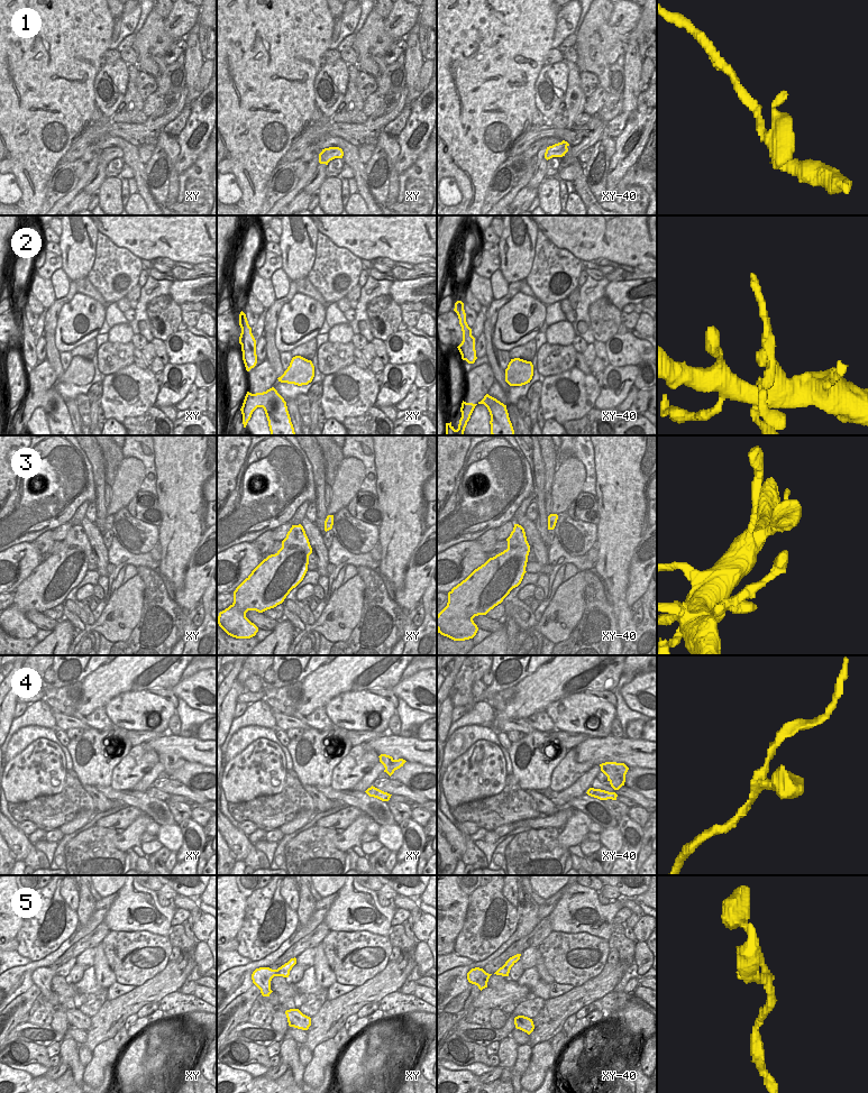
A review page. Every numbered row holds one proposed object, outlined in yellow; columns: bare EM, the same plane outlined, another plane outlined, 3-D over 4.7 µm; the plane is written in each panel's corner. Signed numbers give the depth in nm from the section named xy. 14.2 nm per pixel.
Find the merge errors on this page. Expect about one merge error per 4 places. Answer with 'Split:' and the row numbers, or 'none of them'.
Split: none of them

